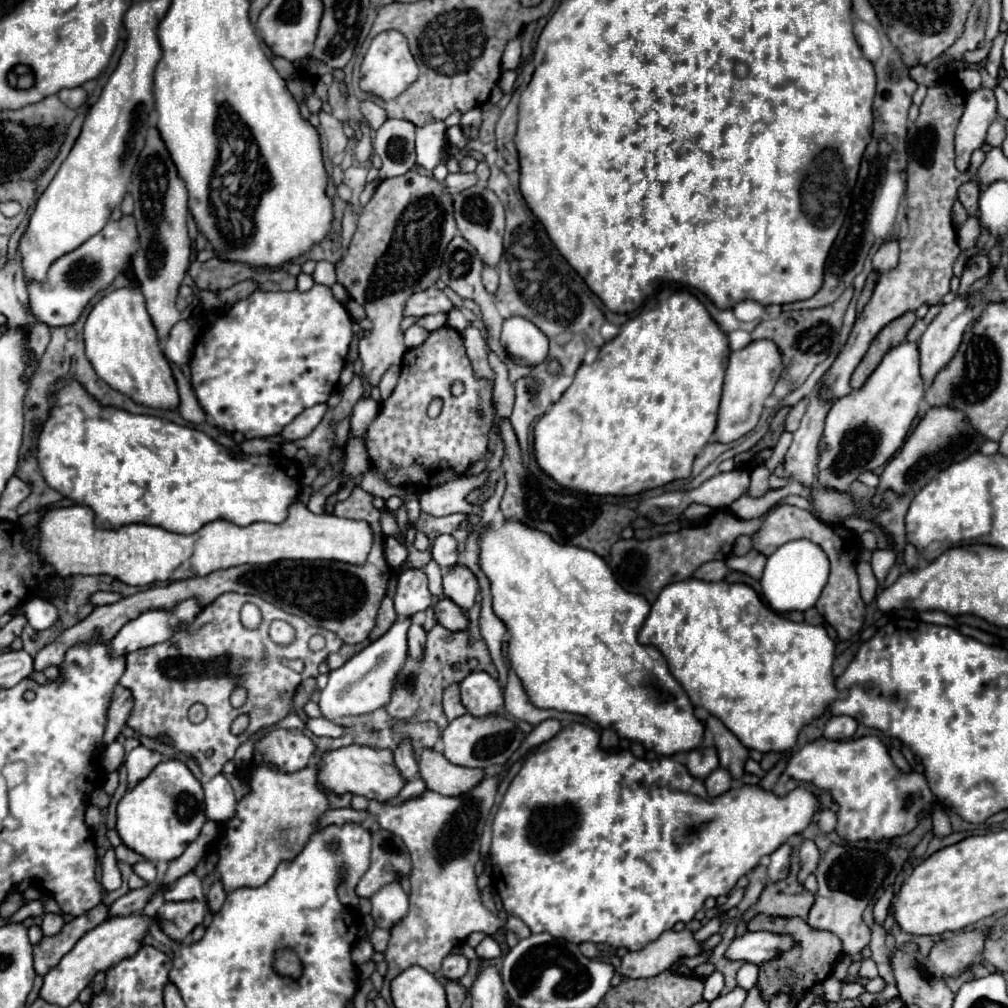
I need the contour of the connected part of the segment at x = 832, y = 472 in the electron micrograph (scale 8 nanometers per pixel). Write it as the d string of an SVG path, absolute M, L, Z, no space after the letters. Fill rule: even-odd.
M903 342L891 348L863 388L831 406L819 442L817 486L847 494L859 478L859 470L871 472L885 464L901 448L923 396L925 384L919 374L917 344Z

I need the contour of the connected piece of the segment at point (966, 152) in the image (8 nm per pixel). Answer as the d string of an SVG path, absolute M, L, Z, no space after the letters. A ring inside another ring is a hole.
M979 88L975 90L965 104L965 112L955 132L955 152L957 152L957 170L967 172L971 154L985 144L985 134L989 124L997 120L997 102L993 90Z

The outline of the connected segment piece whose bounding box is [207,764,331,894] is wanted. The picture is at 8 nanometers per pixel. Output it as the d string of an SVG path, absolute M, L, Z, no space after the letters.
M267 764L253 766L251 776L247 780L251 792L237 802L235 816L225 824L223 840L219 846L219 860L215 864L215 870L207 874L207 880L215 882L215 878L219 878L219 882L223 882L225 892L229 894L231 890L237 890L243 886L263 886L263 882L267 882L273 876L273 872L281 862L295 860L303 852L303 846L307 846L307 842L311 840L311 834L321 830L319 814L325 814L327 810L331 810L327 794L317 786L315 774L318 771L319 766L307 766L303 770L285 774L277 766L267 766Z

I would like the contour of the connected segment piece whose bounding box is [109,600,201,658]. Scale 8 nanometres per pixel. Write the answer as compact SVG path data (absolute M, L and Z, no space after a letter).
M185 600L175 610L149 610L139 618L127 622L119 634L109 642L109 652L113 658L125 656L145 646L153 646L171 638L175 626L183 626L193 622L193 618L201 612L195 600Z

